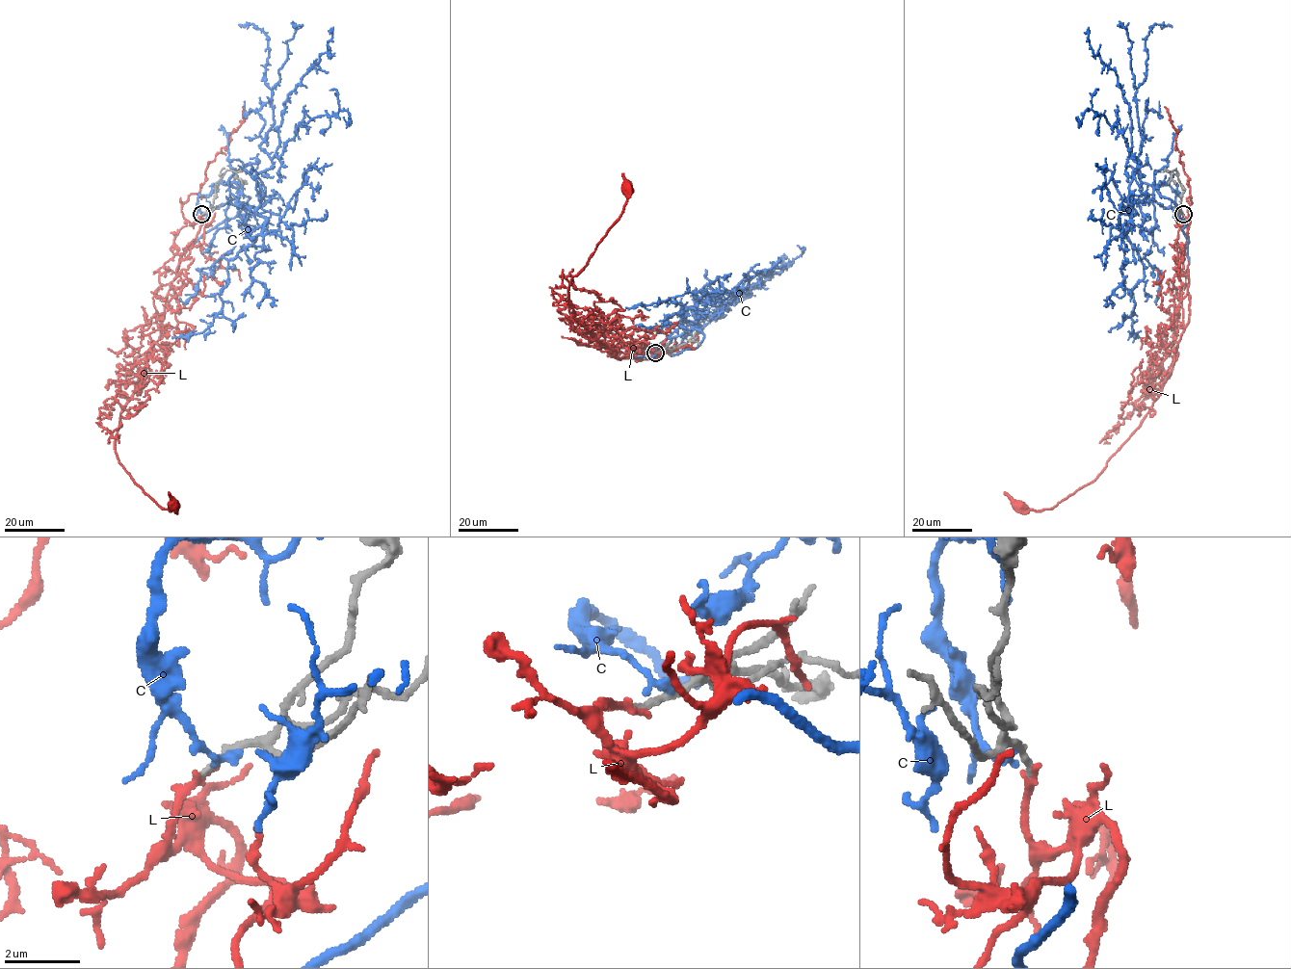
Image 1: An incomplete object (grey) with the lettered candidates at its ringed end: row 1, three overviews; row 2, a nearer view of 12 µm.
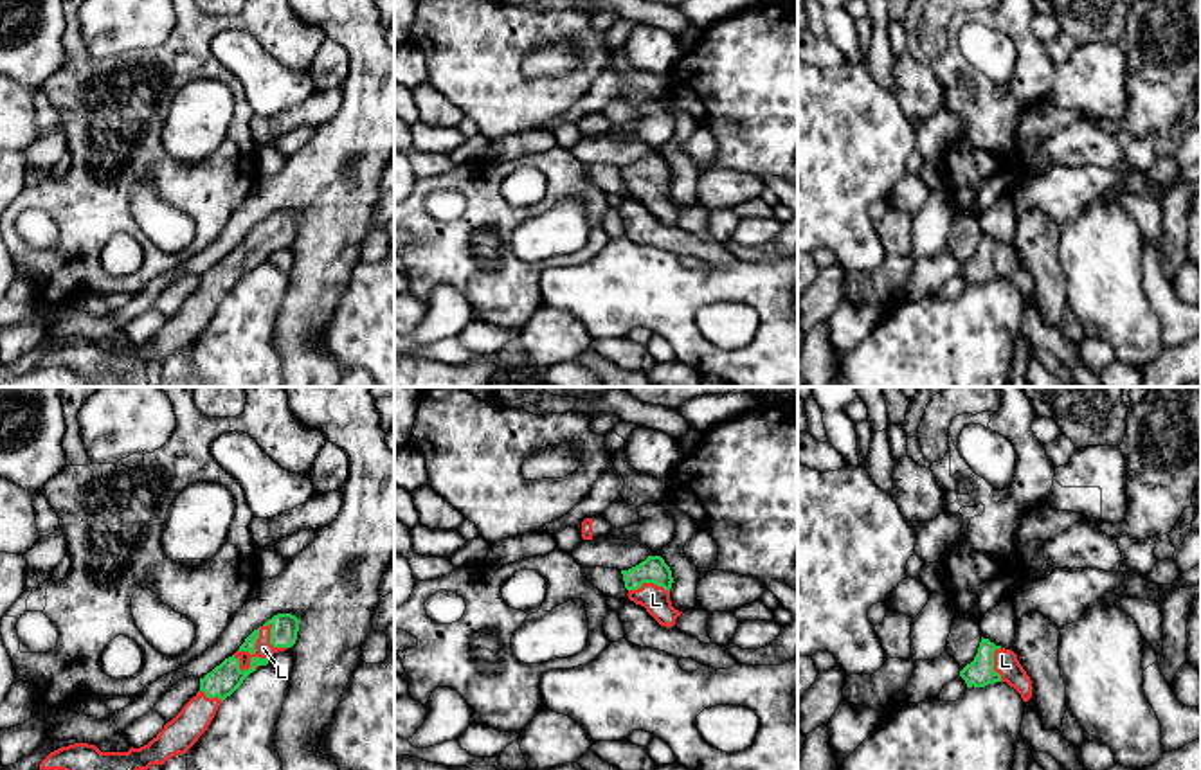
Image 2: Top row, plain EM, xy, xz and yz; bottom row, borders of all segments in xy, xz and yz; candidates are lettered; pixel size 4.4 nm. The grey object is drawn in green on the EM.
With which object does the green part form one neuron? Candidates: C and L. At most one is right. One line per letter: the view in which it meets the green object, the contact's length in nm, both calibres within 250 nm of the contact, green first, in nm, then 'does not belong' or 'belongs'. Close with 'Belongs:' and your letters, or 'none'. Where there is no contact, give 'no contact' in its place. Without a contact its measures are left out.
C: no contact; does not belong
L: contact in xy; length 260 nm; calibres 140 and 80 nm; belongs
Belongs: L

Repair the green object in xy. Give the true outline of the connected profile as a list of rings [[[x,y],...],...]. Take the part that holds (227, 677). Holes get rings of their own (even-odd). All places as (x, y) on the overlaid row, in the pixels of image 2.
[[[277,613],[254,630],[239,649],[200,678],[200,691],[144,747],[128,752],[101,752],[95,745],[74,743],[50,752],[40,770],[148,770],[185,754],[211,725],[220,703],[259,666],[297,640],[299,619]]]

